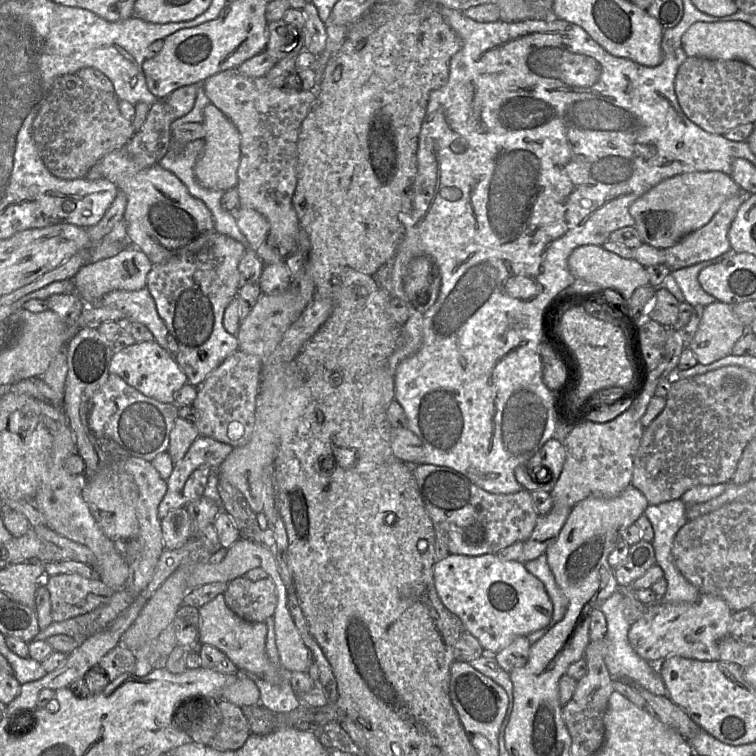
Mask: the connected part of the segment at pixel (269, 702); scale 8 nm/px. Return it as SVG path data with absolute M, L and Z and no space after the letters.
M257 676L251 677L260 690L259 703L266 708L274 712L290 712L302 704L286 681L283 680L281 684L273 684Z

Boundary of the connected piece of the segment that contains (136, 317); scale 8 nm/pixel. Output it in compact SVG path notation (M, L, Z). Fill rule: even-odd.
M146 287L138 291L112 291L93 305L112 307L122 311L131 322L139 322L149 328L154 341L162 348L169 350L169 330L159 316L155 301Z

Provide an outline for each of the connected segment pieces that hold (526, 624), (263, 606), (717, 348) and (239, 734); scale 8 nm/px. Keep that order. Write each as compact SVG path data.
M449 554L446 558L435 562L433 578L443 605L459 617L464 630L477 638L484 650L493 654L510 645L517 637L526 637L547 627L551 622L553 604L543 583L517 561L504 561L496 554L480 556Z
M245 577L231 580L223 592L228 608L247 622L266 622L273 617L277 592L271 578L252 581Z
M716 301L705 306L689 349L698 363L708 365L730 355L734 344L747 331L731 305Z
M224 699L218 701L221 724L209 746L215 750L230 751L241 748L251 734L242 708Z

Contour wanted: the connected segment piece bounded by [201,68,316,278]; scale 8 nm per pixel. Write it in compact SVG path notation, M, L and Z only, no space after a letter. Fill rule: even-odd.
M238 68L224 70L201 85L211 104L236 126L241 137L241 158L235 186L239 208L252 208L269 222L266 243L286 255L283 262L291 276L304 269L304 255L298 247L298 217L292 204L297 186L297 142L303 120L316 99L316 91L289 92L269 84L266 76L247 77Z

